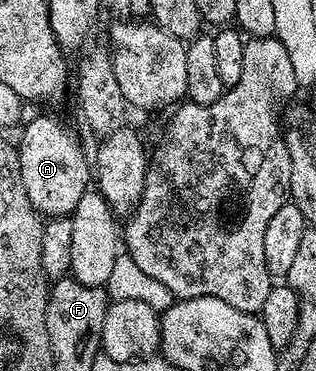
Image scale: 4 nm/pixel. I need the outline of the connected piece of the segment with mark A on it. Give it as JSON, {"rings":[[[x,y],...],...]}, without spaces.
{"rings":[[[36,117],[28,126],[23,126],[24,134],[18,140],[20,151],[20,170],[22,171],[22,187],[26,187],[26,195],[30,195],[30,203],[36,212],[45,218],[67,217],[75,211],[79,199],[90,189],[90,161],[84,158],[76,137],[60,121],[52,117]]]}

